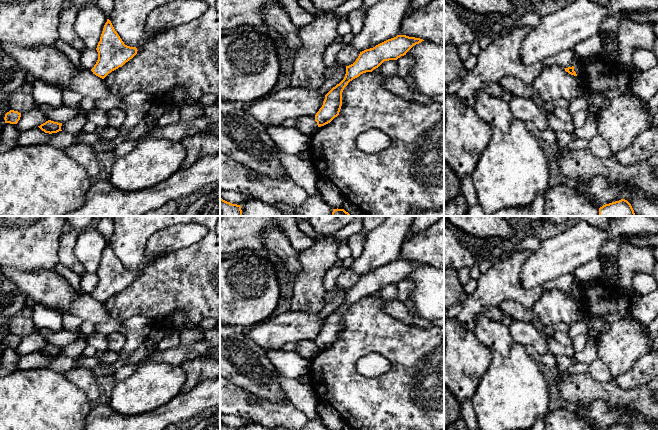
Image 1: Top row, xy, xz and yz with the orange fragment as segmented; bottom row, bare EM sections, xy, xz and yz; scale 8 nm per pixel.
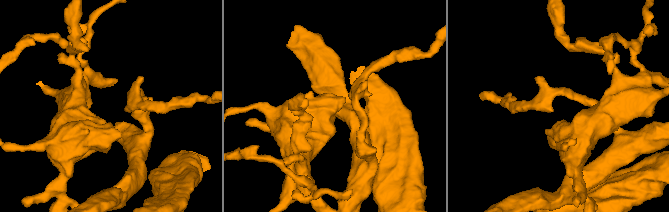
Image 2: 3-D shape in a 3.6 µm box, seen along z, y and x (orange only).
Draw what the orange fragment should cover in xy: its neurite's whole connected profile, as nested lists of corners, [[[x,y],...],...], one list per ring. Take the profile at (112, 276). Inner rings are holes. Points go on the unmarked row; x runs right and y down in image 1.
[[[109,243],[104,249],[96,274],[98,284],[91,295],[102,303],[112,295],[122,291],[138,275],[136,271],[124,268]]]

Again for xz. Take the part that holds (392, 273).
[[[397,259],[388,263],[373,272],[360,276],[356,285],[346,290],[344,303],[333,311],[326,319],[322,331],[315,339],[318,351],[330,347],[339,339],[342,330],[342,316],[350,305],[366,296],[372,296],[384,285],[397,284],[416,268],[424,265],[420,262]]]

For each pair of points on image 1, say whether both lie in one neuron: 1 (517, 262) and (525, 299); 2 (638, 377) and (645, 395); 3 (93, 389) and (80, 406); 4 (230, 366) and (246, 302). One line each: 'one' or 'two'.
1: one
2: two
3: two
4: two

